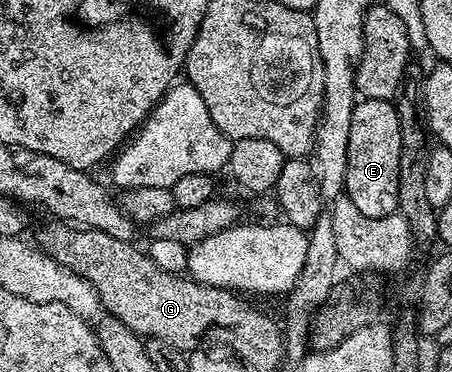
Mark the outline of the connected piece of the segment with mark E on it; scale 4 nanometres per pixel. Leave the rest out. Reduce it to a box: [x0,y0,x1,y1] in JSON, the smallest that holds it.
[343,98,402,218]

